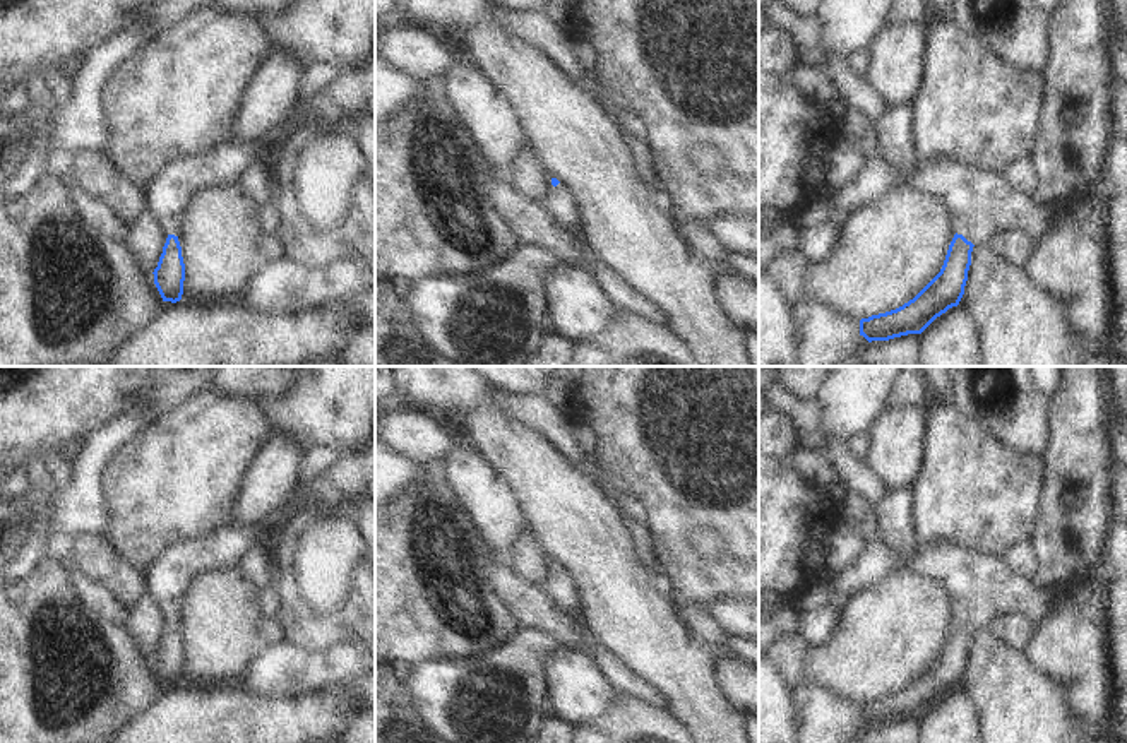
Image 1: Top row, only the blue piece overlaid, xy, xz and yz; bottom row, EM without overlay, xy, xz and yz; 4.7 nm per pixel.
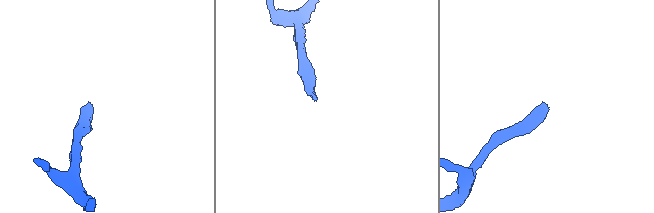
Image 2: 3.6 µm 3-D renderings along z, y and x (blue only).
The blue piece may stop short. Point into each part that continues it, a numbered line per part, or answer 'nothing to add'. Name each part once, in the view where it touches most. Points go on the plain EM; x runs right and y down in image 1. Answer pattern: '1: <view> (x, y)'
1: yz (982, 588)

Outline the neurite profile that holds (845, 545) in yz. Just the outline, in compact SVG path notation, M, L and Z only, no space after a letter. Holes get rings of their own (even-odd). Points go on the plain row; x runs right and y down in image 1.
M839 519L827 539L826 567L834 574L839 574L865 550L867 539L862 536L862 532Z

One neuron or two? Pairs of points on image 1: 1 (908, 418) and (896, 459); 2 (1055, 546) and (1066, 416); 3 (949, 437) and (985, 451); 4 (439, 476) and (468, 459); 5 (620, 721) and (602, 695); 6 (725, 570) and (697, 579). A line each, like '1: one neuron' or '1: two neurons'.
1: one neuron
2: one neuron
3: one neuron
4: two neurons
5: two neurons
6: one neuron

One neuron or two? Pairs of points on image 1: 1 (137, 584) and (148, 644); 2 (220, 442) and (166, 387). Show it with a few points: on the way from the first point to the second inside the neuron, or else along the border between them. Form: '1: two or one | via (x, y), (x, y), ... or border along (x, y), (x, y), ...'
1: two | border along (149, 589), (127, 608)
2: two | border along (206, 387), (160, 415)

